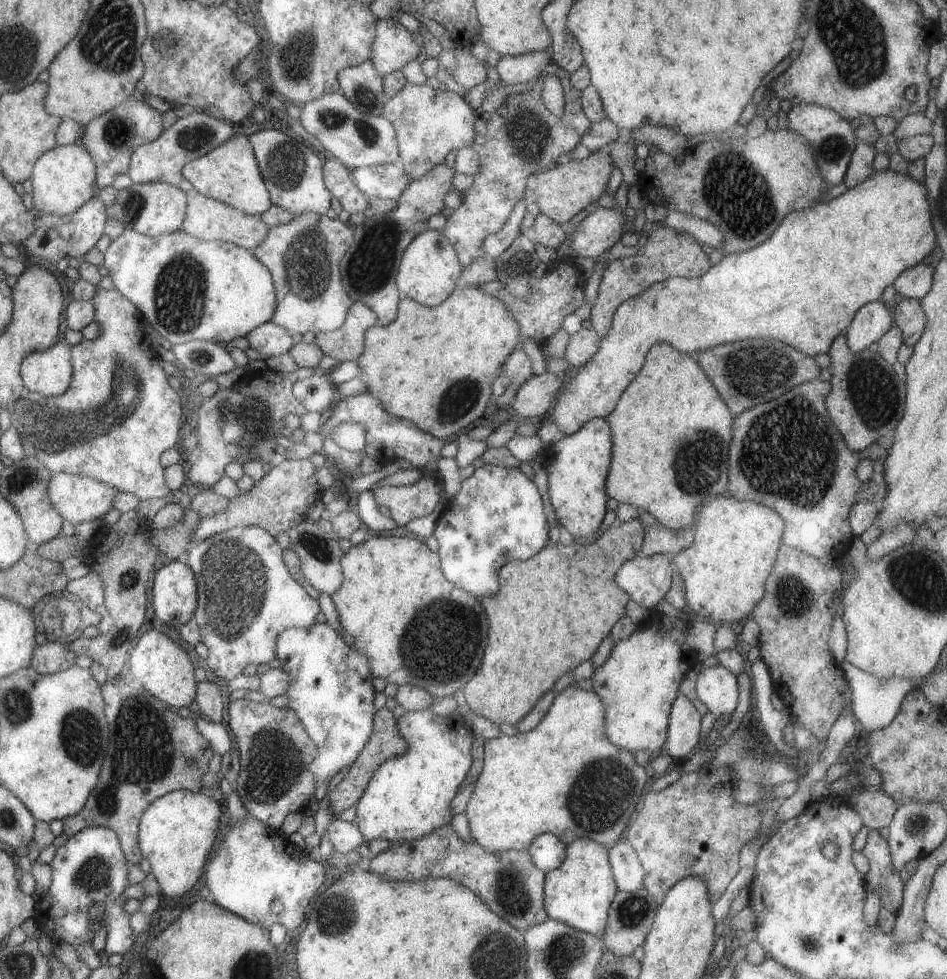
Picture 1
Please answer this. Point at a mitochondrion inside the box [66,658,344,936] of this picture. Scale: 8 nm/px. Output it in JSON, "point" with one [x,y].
{"point":[143,752]}

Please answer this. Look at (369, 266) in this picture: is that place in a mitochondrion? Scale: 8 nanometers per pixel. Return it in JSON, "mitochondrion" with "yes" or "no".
{"mitochondrion":"yes"}

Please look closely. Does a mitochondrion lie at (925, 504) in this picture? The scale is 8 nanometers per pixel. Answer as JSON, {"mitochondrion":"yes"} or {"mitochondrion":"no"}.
{"mitochondrion":"no"}

